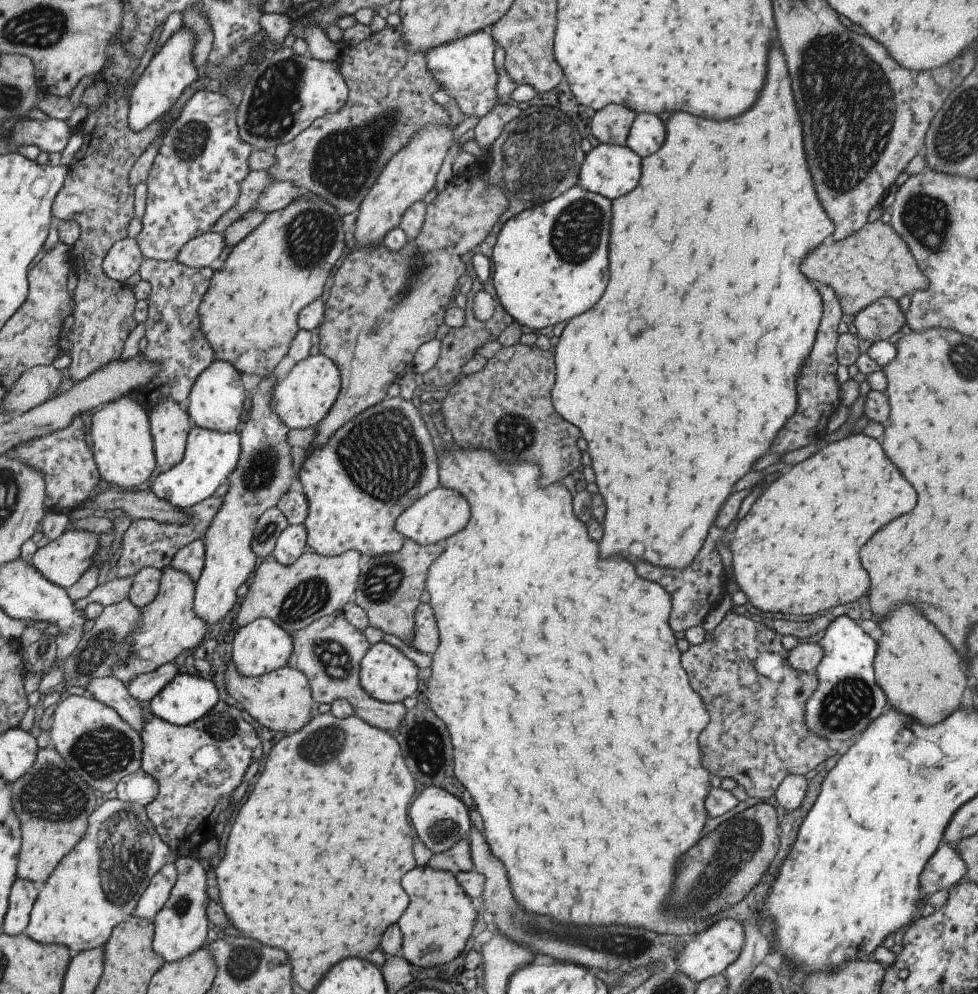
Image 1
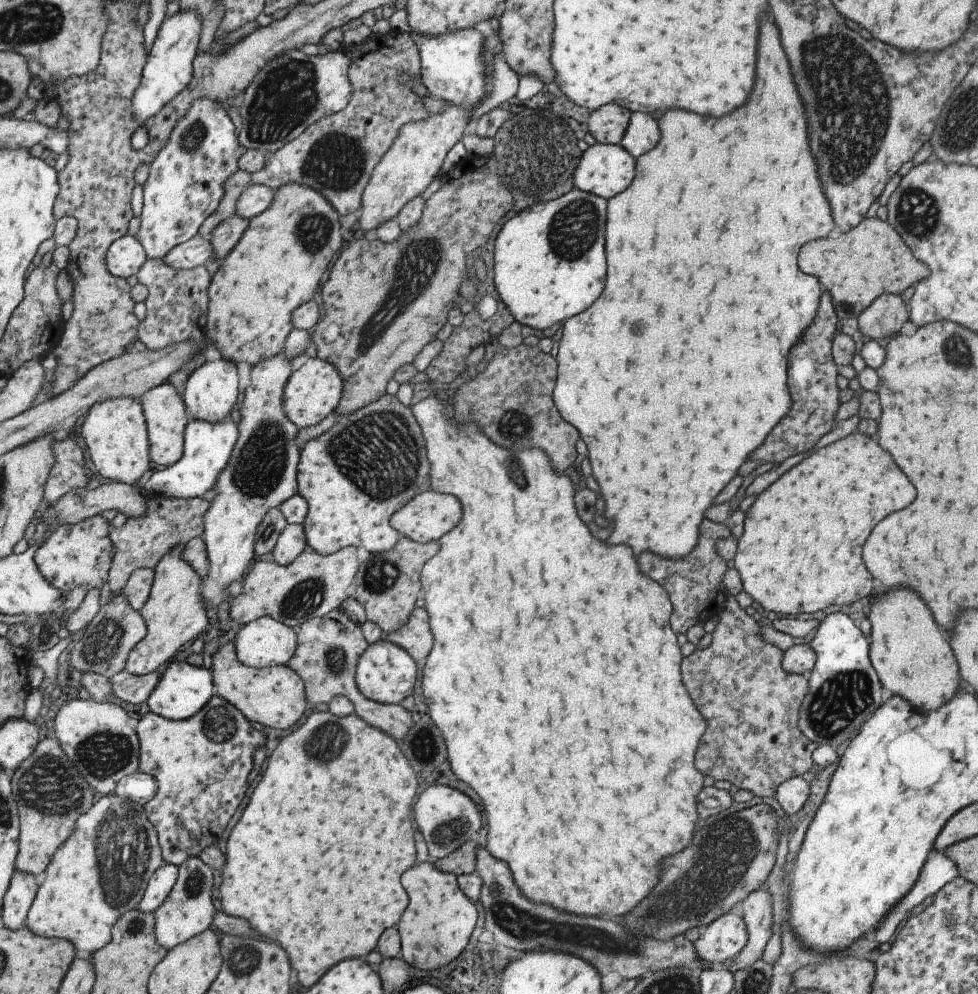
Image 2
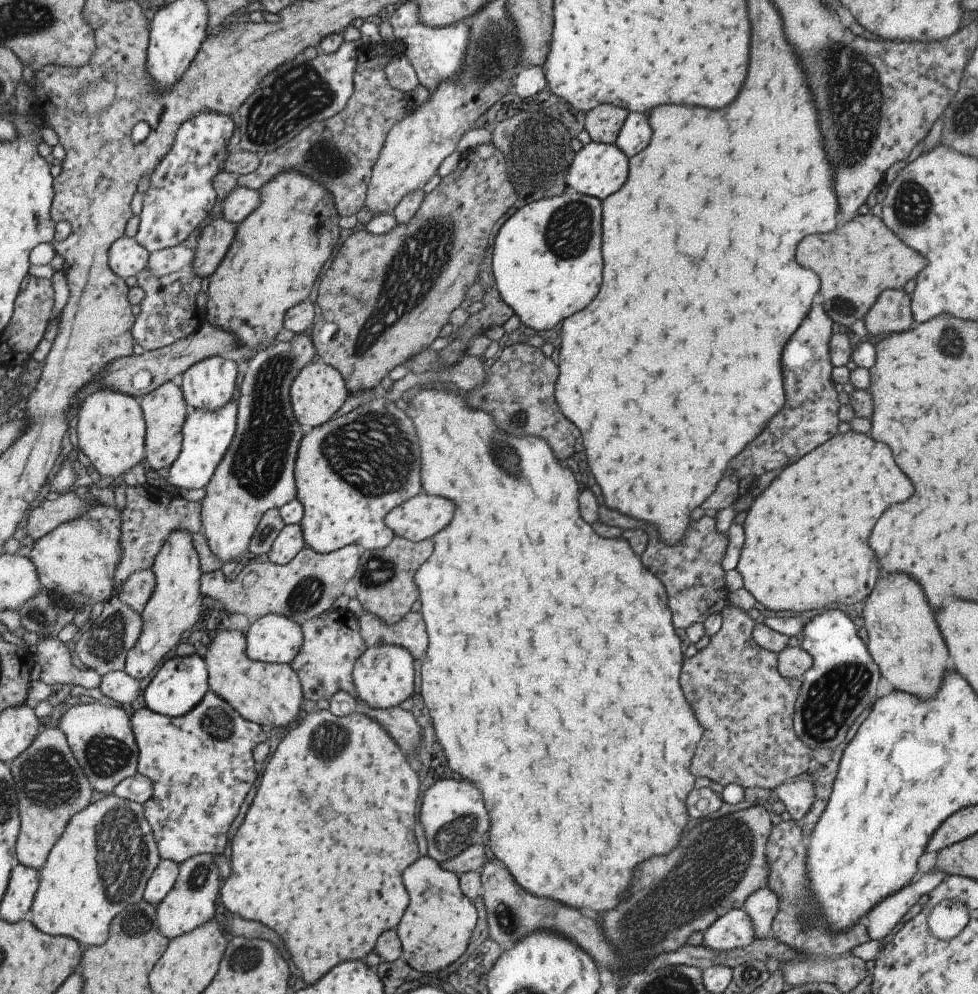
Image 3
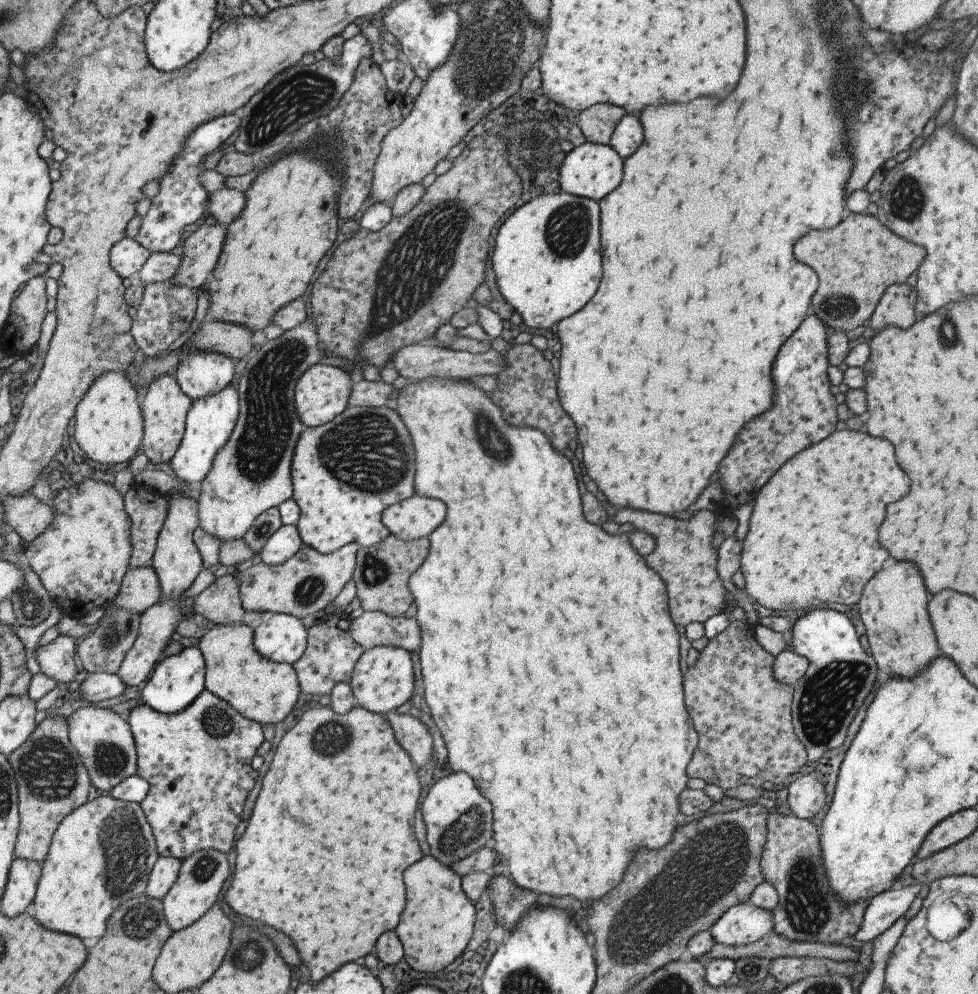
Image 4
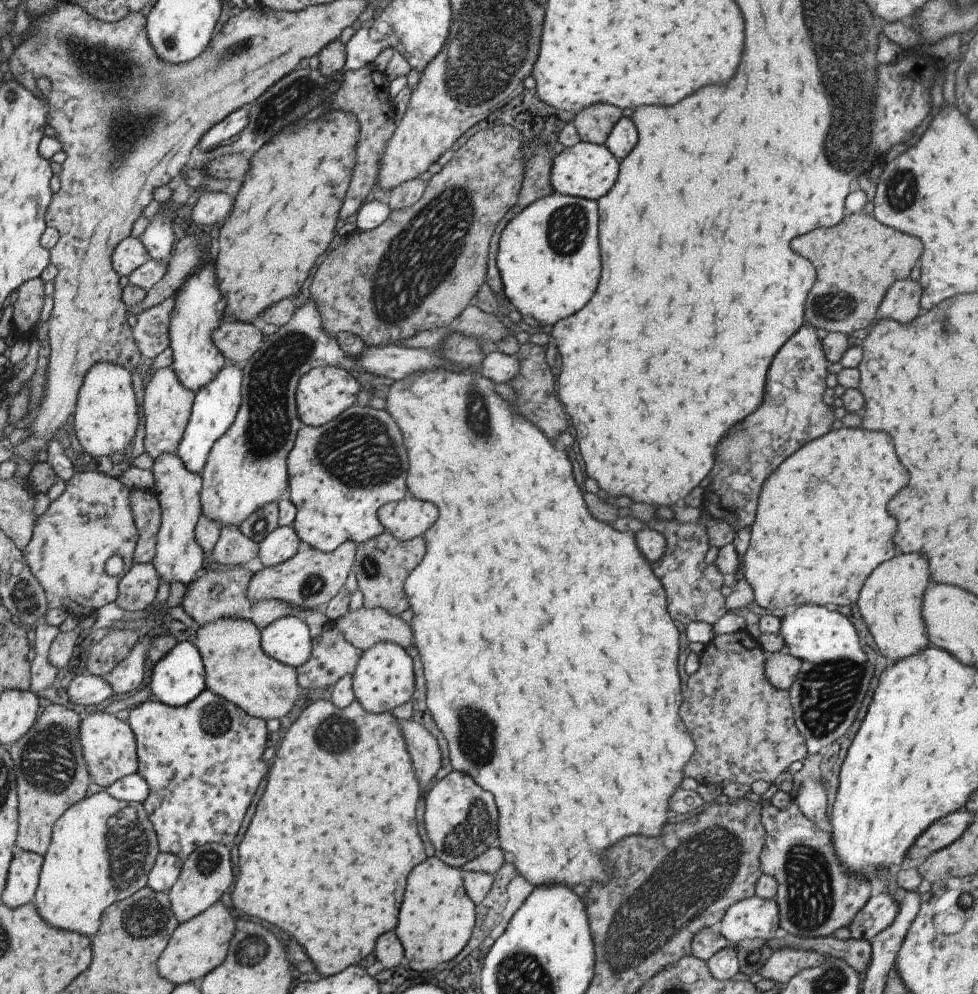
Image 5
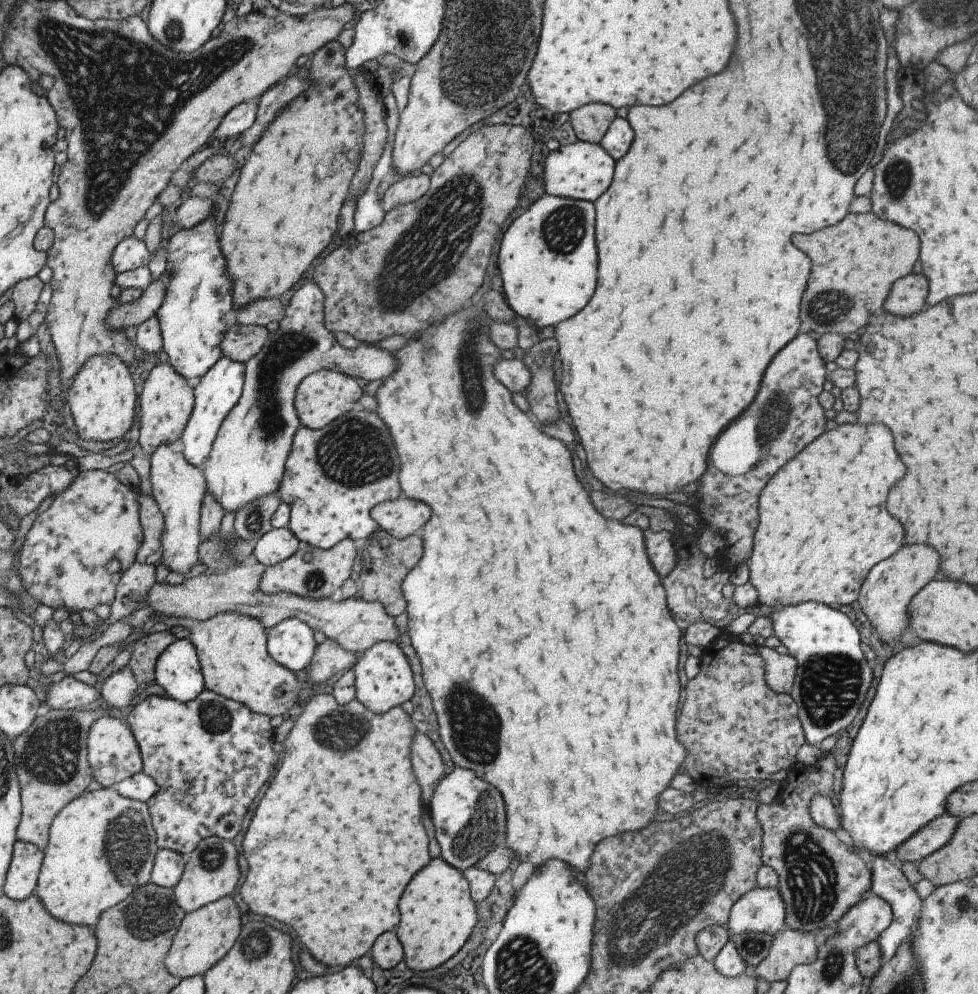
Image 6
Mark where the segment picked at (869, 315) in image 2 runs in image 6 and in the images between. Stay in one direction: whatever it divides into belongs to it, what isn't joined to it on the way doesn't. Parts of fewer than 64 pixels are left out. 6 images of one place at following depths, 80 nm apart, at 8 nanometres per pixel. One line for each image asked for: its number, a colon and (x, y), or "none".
3: (890, 314)
4: (896, 305)
5: (901, 303)
6: (907, 296)

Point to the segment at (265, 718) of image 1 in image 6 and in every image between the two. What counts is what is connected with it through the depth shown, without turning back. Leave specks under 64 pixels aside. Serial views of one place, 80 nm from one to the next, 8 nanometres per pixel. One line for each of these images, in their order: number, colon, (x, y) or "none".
2: (273, 696)
3: (264, 693)
4: (260, 690)
5: (235, 668)
6: (231, 648)

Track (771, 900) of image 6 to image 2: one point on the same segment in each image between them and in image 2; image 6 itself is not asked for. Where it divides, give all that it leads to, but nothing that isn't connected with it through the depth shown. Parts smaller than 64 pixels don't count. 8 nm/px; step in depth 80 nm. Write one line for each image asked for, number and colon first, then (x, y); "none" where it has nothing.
2: (722, 939)
3: (733, 930)
4: (741, 924)
5: (753, 918)

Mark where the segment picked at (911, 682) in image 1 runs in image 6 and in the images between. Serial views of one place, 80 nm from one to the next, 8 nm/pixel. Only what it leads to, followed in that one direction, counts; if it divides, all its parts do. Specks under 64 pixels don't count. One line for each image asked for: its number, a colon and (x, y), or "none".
2: (909, 654)
3: (902, 639)
4: (892, 608)
5: (889, 602)
6: (884, 593)

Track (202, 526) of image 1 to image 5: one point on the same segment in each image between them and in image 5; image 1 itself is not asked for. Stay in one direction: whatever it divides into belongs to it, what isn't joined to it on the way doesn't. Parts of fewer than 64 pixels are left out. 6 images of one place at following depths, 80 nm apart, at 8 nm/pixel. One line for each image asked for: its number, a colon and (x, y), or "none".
2: (140, 542)
3: (150, 513)
4: (145, 511)
5: (145, 510)

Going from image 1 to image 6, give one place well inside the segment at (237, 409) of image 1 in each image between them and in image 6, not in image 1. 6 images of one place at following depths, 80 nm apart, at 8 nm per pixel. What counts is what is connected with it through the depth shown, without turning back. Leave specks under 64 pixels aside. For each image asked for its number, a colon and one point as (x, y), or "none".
2: (210, 389)
3: (208, 383)
4: (200, 375)
5: (197, 311)
6: (197, 295)

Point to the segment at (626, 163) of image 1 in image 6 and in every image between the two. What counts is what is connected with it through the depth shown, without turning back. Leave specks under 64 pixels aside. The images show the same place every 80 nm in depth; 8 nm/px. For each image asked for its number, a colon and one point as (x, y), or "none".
2: (603, 170)
3: (598, 169)
4: (591, 170)
5: (585, 170)
6: (577, 170)

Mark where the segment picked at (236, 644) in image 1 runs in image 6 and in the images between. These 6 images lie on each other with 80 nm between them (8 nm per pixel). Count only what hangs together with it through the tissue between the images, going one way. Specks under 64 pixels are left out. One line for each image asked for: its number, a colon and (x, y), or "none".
2: (264, 642)
3: (272, 638)
4: (281, 638)
5: (286, 640)
6: (290, 643)

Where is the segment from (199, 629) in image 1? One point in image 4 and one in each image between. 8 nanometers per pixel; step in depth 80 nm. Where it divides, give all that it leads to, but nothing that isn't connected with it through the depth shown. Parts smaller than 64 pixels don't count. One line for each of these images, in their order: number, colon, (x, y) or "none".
2: (173, 614)
3: (168, 616)
4: (176, 563)

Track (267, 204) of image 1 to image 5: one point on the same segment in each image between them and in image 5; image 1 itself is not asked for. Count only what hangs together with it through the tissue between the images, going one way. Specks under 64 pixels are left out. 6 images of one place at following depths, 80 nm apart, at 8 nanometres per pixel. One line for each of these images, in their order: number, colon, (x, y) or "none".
2: (253, 199)
3: (236, 205)
4: (224, 205)
5: (210, 208)

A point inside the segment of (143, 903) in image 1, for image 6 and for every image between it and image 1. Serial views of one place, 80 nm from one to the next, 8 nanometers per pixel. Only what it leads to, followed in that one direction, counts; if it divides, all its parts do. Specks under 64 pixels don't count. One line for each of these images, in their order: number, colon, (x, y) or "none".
2: (161, 881)
3: (160, 882)
4: (163, 874)
5: (166, 866)
6: (168, 865)

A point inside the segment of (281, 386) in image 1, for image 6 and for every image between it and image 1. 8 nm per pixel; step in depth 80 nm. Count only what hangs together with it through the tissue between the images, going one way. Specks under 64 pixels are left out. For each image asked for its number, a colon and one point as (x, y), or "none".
2: (312, 391)
3: (317, 391)
4: (321, 392)
5: (321, 394)
6: (321, 397)

